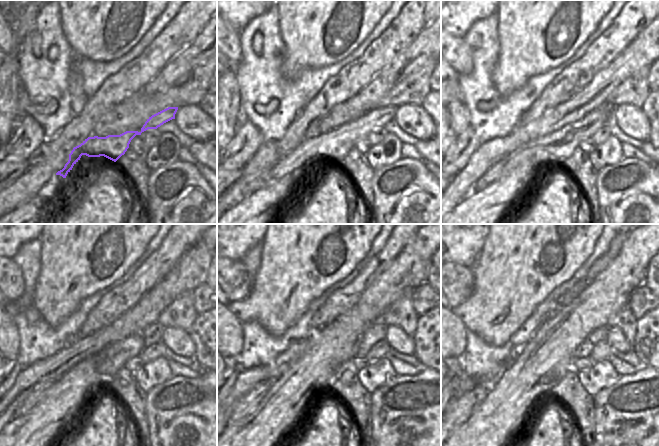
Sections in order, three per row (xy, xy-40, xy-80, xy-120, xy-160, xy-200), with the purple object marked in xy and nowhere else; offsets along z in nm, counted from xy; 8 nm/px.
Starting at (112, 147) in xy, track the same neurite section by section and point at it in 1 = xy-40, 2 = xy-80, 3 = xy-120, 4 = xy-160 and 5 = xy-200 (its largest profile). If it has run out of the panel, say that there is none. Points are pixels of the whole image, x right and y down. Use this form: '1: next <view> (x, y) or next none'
1: next xy-40 (334, 145)
2: next xy-80 (556, 147)
3: next xy-120 (108, 362)
4: next xy-160 (247, 405)
5: next xy-200 (461, 406)

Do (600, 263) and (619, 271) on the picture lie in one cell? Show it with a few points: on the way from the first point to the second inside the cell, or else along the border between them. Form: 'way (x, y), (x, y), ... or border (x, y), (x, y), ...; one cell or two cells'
border (620, 246), (617, 256), (590, 282); two cells

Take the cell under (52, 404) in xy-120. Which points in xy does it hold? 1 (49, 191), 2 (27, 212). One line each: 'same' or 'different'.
1: same
2: same

